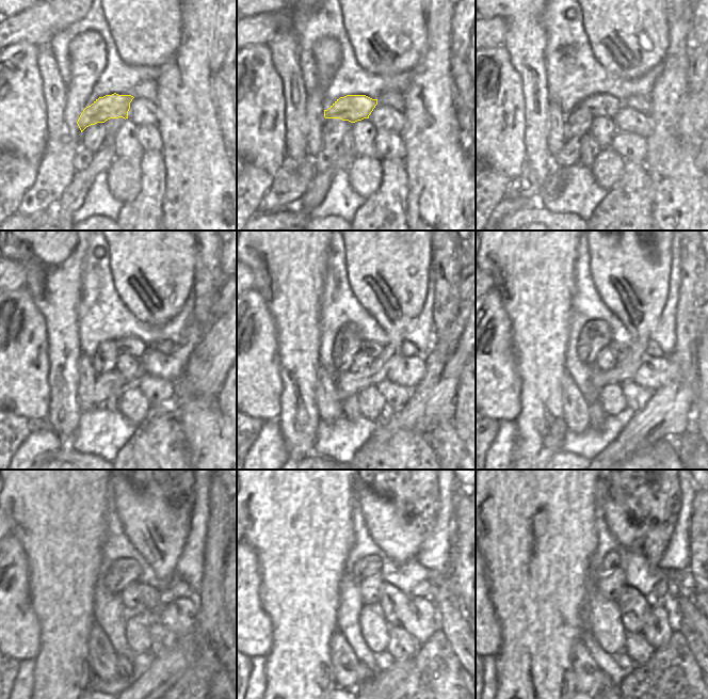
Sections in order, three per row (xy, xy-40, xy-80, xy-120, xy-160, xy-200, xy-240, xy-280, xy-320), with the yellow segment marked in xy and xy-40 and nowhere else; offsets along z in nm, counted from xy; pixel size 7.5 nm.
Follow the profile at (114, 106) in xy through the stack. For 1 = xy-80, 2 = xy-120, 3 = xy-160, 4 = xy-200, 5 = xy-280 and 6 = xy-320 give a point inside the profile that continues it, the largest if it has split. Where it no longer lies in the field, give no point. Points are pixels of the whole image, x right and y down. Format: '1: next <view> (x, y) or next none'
1: next xy-80 (598, 105)
2: next xy-120 (134, 347)
3: next xy-160 (371, 347)
4: next xy-200 (617, 349)
5: next xy-280 (393, 603)
6: next xy-320 (634, 607)

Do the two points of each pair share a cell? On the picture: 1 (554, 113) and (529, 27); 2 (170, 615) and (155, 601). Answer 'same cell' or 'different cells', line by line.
1: different cells
2: different cells

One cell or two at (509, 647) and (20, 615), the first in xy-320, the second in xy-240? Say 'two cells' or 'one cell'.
two cells

